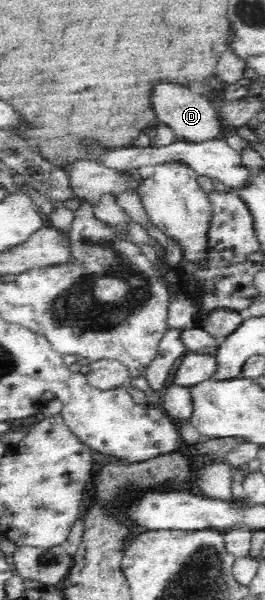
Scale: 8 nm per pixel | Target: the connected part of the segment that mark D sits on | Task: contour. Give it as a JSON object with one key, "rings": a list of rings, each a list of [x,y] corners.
{"rings":[[[156,84],[152,90],[152,108],[156,112],[159,123],[165,124],[174,133],[176,141],[192,141],[195,143],[214,138],[225,137],[227,128],[221,124],[217,105],[208,101],[203,95],[194,93],[188,86],[182,84]]]}

